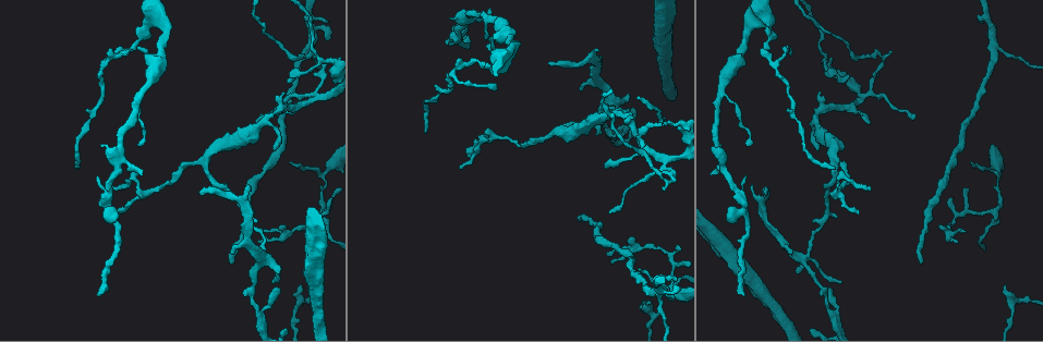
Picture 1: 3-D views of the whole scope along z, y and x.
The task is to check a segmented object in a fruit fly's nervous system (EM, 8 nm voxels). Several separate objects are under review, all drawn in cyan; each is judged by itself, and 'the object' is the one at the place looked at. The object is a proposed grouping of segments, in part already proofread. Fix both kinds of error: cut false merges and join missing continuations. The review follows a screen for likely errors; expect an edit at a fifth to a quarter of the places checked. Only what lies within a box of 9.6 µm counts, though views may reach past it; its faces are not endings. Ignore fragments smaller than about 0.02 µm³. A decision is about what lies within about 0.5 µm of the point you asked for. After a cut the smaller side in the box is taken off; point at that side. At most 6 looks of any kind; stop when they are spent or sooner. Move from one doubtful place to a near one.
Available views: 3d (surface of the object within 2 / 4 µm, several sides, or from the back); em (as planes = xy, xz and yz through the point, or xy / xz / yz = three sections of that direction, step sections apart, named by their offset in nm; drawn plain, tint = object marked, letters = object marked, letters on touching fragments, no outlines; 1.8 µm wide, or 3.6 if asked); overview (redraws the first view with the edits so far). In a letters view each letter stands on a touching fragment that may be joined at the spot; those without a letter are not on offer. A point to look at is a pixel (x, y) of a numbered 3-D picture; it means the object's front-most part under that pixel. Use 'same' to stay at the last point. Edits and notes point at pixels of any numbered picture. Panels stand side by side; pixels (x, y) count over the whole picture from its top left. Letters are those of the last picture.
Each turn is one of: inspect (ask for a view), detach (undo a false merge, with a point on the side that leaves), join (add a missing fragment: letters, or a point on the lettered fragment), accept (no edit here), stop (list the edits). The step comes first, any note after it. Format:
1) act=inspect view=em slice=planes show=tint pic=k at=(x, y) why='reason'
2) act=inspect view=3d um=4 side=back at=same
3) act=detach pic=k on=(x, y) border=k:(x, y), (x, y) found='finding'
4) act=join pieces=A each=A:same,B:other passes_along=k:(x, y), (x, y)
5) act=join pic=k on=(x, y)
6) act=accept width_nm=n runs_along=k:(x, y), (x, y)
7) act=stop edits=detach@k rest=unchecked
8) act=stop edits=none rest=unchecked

act=inspect view=3d um=2 pic=1 at=(322, 207) why='sharp bend'

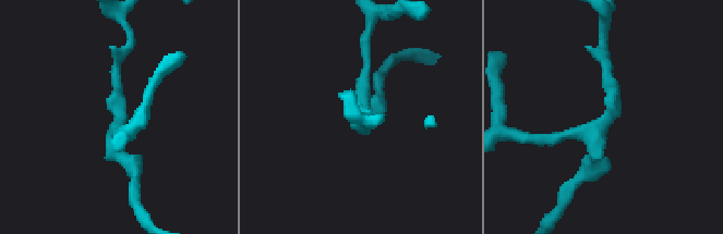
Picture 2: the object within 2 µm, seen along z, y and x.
act=inspect view=em slice=xy step=4 show=tint pic=2 at=(604, 118) arms=3 why='need the tissue'

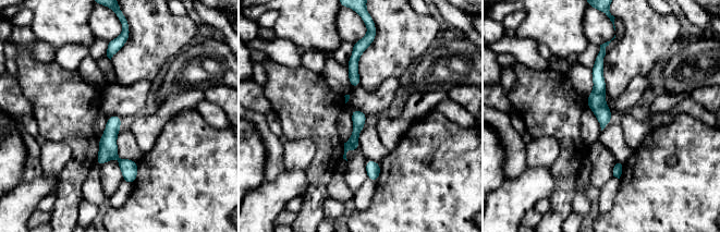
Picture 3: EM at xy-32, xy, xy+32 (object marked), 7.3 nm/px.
act=inspect view=em slice=xy step=4 show=letters at=same why='see the neighbours'

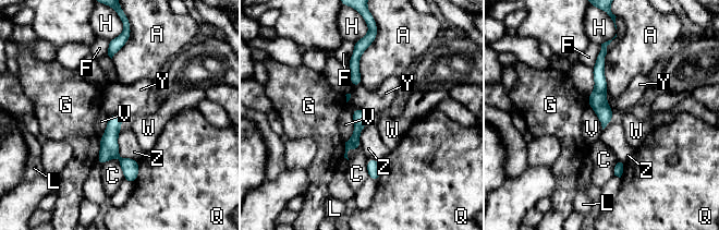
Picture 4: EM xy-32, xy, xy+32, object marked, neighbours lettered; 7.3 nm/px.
act=accept width_nm=100 each=A:other,C:other,F:other,G:other,H:other,L:other,Q:other,V:other,W:other,Y:other,Z:other runs_along=4:(602, 51), (599, 105), (604, 123) found='all the same cell'

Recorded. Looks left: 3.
act=inspect view=em um=3.6 slice=planes show=letters pic=1 at=(281, 94) why='tapers out'

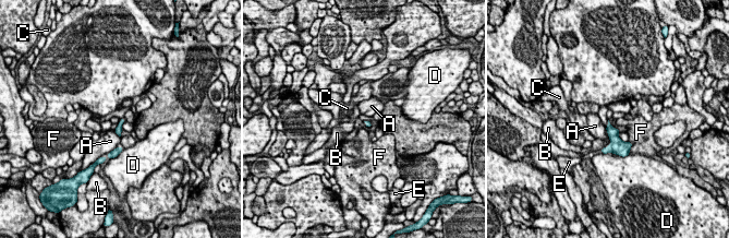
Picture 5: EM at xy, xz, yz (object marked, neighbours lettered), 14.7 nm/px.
act=accept each=A:other,B:other,C:other,D:other,E:other,F:other border=5:(119, 145), (108, 153) found='no lettered fragment goes on from it'

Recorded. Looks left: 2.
act=inspect view=em slice=planes show=letters pic=1 at=(673, 290) why='branch stops here'

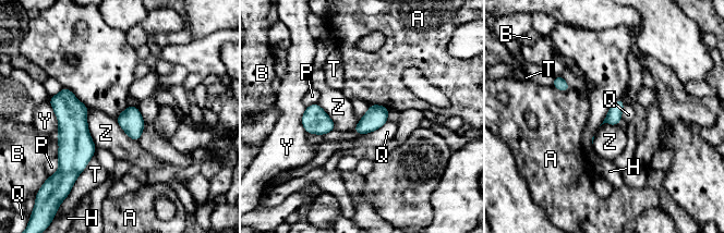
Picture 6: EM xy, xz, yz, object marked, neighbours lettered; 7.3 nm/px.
act=accept width_nm=110 each=A:other,B:other,H:other,P:other,Q:other,T:other,Y:other,Z:other border=6:(86, 107), (87, 130), (96, 147) found='none of them fits'

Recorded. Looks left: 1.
act=stop edits=none rest=unchecked

